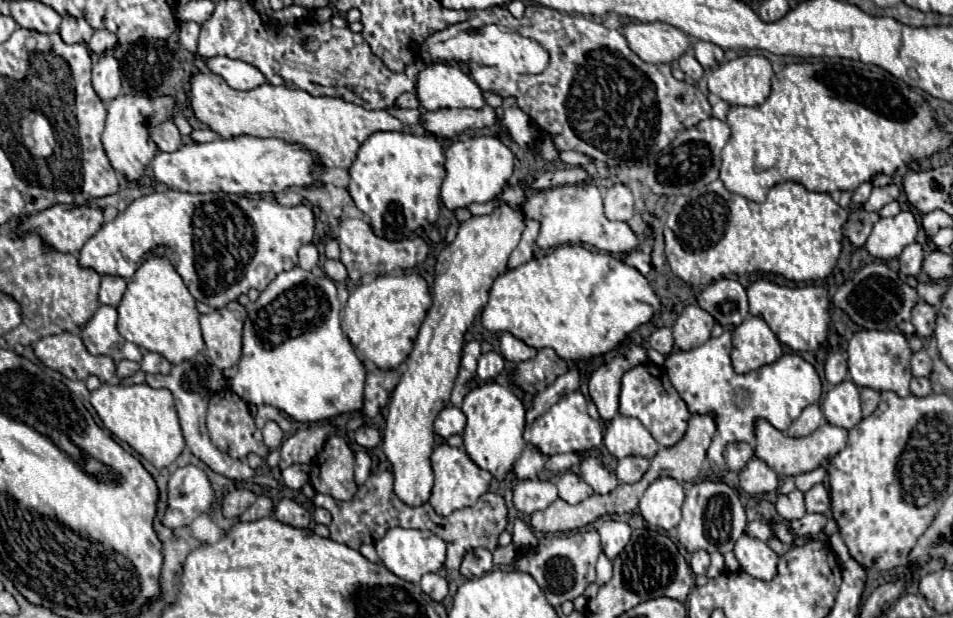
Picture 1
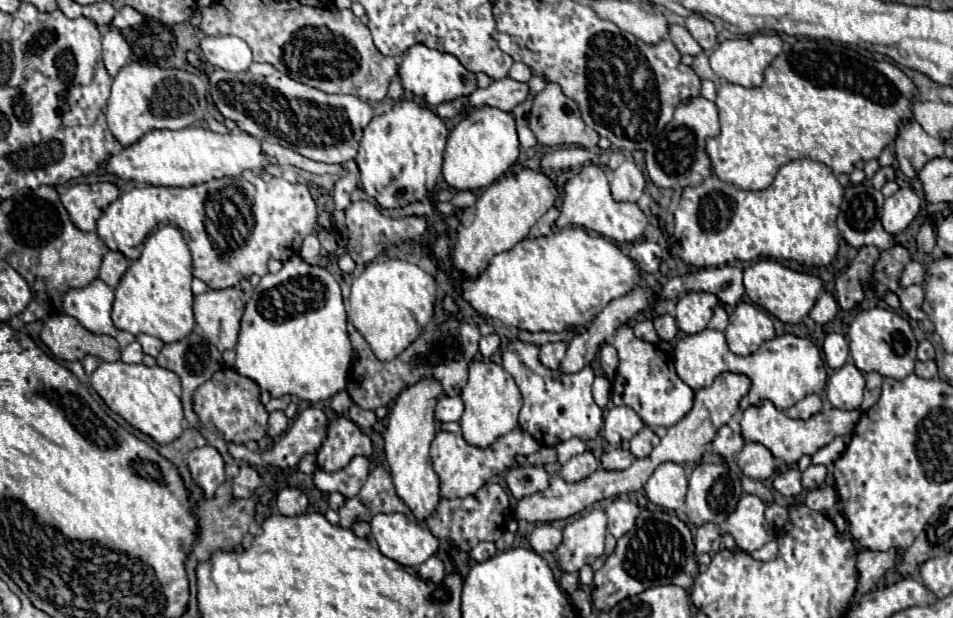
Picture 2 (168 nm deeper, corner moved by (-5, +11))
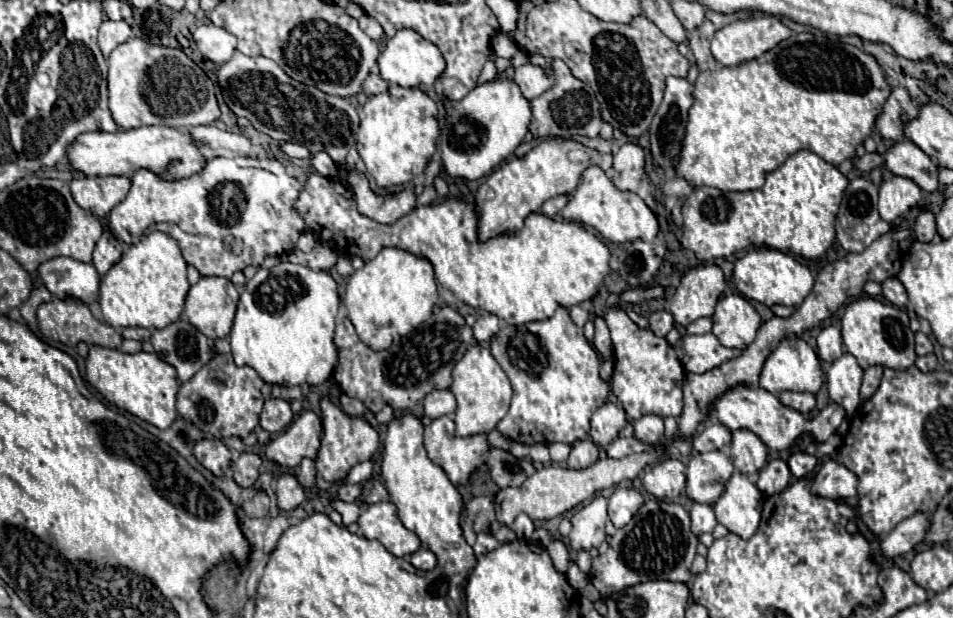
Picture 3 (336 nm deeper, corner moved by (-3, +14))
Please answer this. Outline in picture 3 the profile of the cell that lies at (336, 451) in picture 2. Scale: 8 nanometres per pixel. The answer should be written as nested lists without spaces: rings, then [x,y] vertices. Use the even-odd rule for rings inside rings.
[[[328,396],[322,398],[322,426],[324,436],[316,456],[316,470],[322,474],[326,482],[340,482],[354,464],[370,460],[372,454],[378,450],[378,432],[366,420],[344,414]]]

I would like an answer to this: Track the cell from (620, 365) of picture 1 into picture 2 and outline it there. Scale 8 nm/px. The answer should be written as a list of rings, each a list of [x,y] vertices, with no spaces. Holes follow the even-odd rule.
[[[604,343],[604,347],[600,349],[600,365],[604,369],[604,377],[608,377],[612,381],[614,373],[616,373],[616,365],[618,365],[618,355],[616,355],[614,345]]]

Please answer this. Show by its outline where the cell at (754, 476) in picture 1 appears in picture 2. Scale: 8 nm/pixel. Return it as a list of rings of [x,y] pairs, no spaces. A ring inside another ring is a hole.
[[[744,443],[742,451],[738,453],[738,467],[752,479],[766,481],[774,475],[774,457],[772,453],[760,443]]]

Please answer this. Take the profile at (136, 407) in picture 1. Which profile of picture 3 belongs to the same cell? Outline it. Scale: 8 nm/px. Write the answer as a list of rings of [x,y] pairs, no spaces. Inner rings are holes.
[[[90,346],[90,354],[86,358],[86,380],[116,408],[128,410],[130,414],[138,416],[154,424],[160,430],[172,426],[178,416],[176,410],[176,394],[178,394],[178,378],[174,366],[166,364],[158,358],[158,354],[124,354],[120,350]]]

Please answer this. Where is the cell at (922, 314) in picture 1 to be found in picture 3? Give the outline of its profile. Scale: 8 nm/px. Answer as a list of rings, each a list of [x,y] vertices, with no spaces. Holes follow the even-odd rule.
[[[888,278],[886,282],[882,282],[882,292],[884,292],[884,298],[888,302],[892,302],[894,306],[898,306],[898,308],[908,304],[906,288],[902,286],[902,282],[898,278]]]

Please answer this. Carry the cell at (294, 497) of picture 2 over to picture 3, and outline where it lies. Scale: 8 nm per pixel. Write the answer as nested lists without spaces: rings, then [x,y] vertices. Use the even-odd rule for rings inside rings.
[[[282,474],[276,484],[276,496],[278,496],[278,508],[280,510],[294,510],[304,502],[304,488],[298,484],[298,480],[292,474]]]

